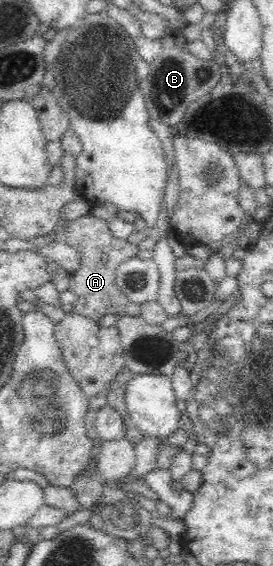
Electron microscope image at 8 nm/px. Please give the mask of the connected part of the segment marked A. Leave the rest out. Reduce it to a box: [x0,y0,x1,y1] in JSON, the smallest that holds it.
[61,212,141,321]

